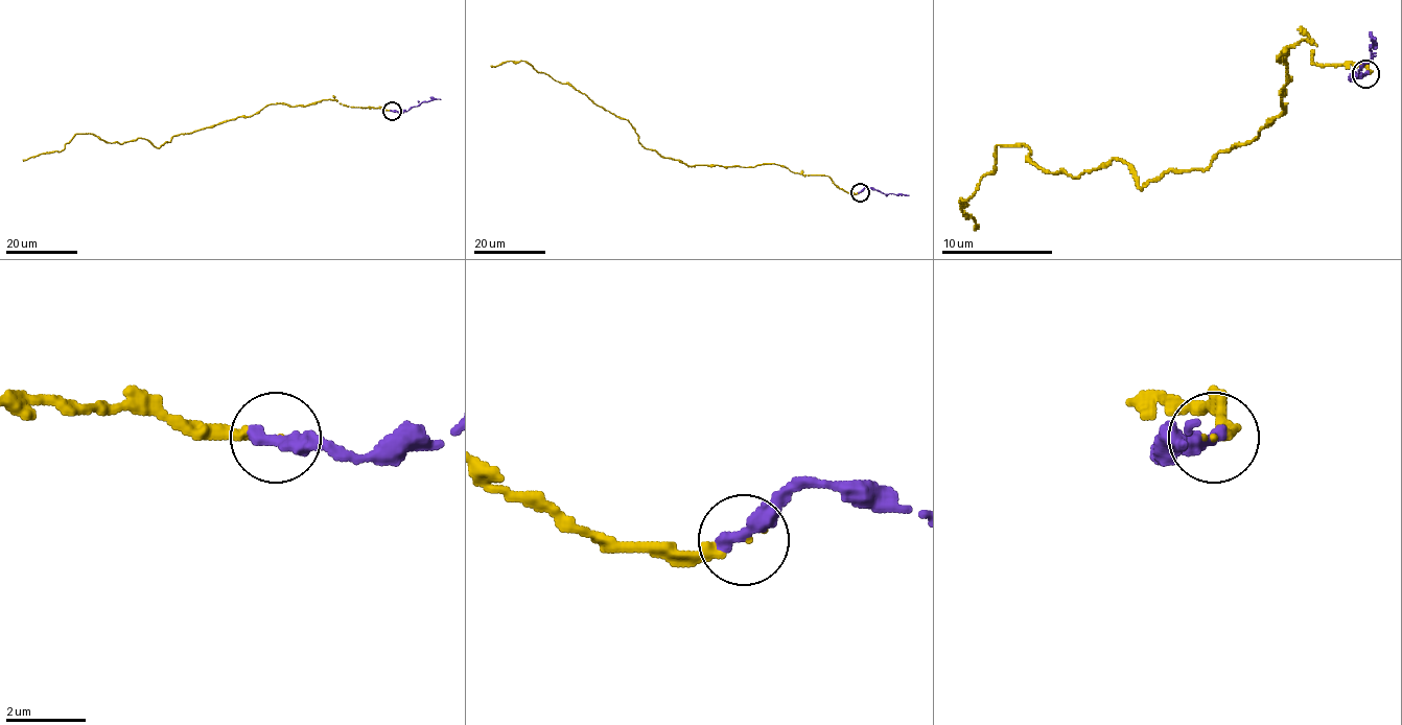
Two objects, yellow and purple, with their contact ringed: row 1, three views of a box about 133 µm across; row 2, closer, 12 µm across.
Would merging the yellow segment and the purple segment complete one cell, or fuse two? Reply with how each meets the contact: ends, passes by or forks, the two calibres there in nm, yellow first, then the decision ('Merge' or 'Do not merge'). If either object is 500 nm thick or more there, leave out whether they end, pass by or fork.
At the ring yellow ends. At the ring purple ends. Thickness 140 nm (yellow) against 460 nm. Merge

